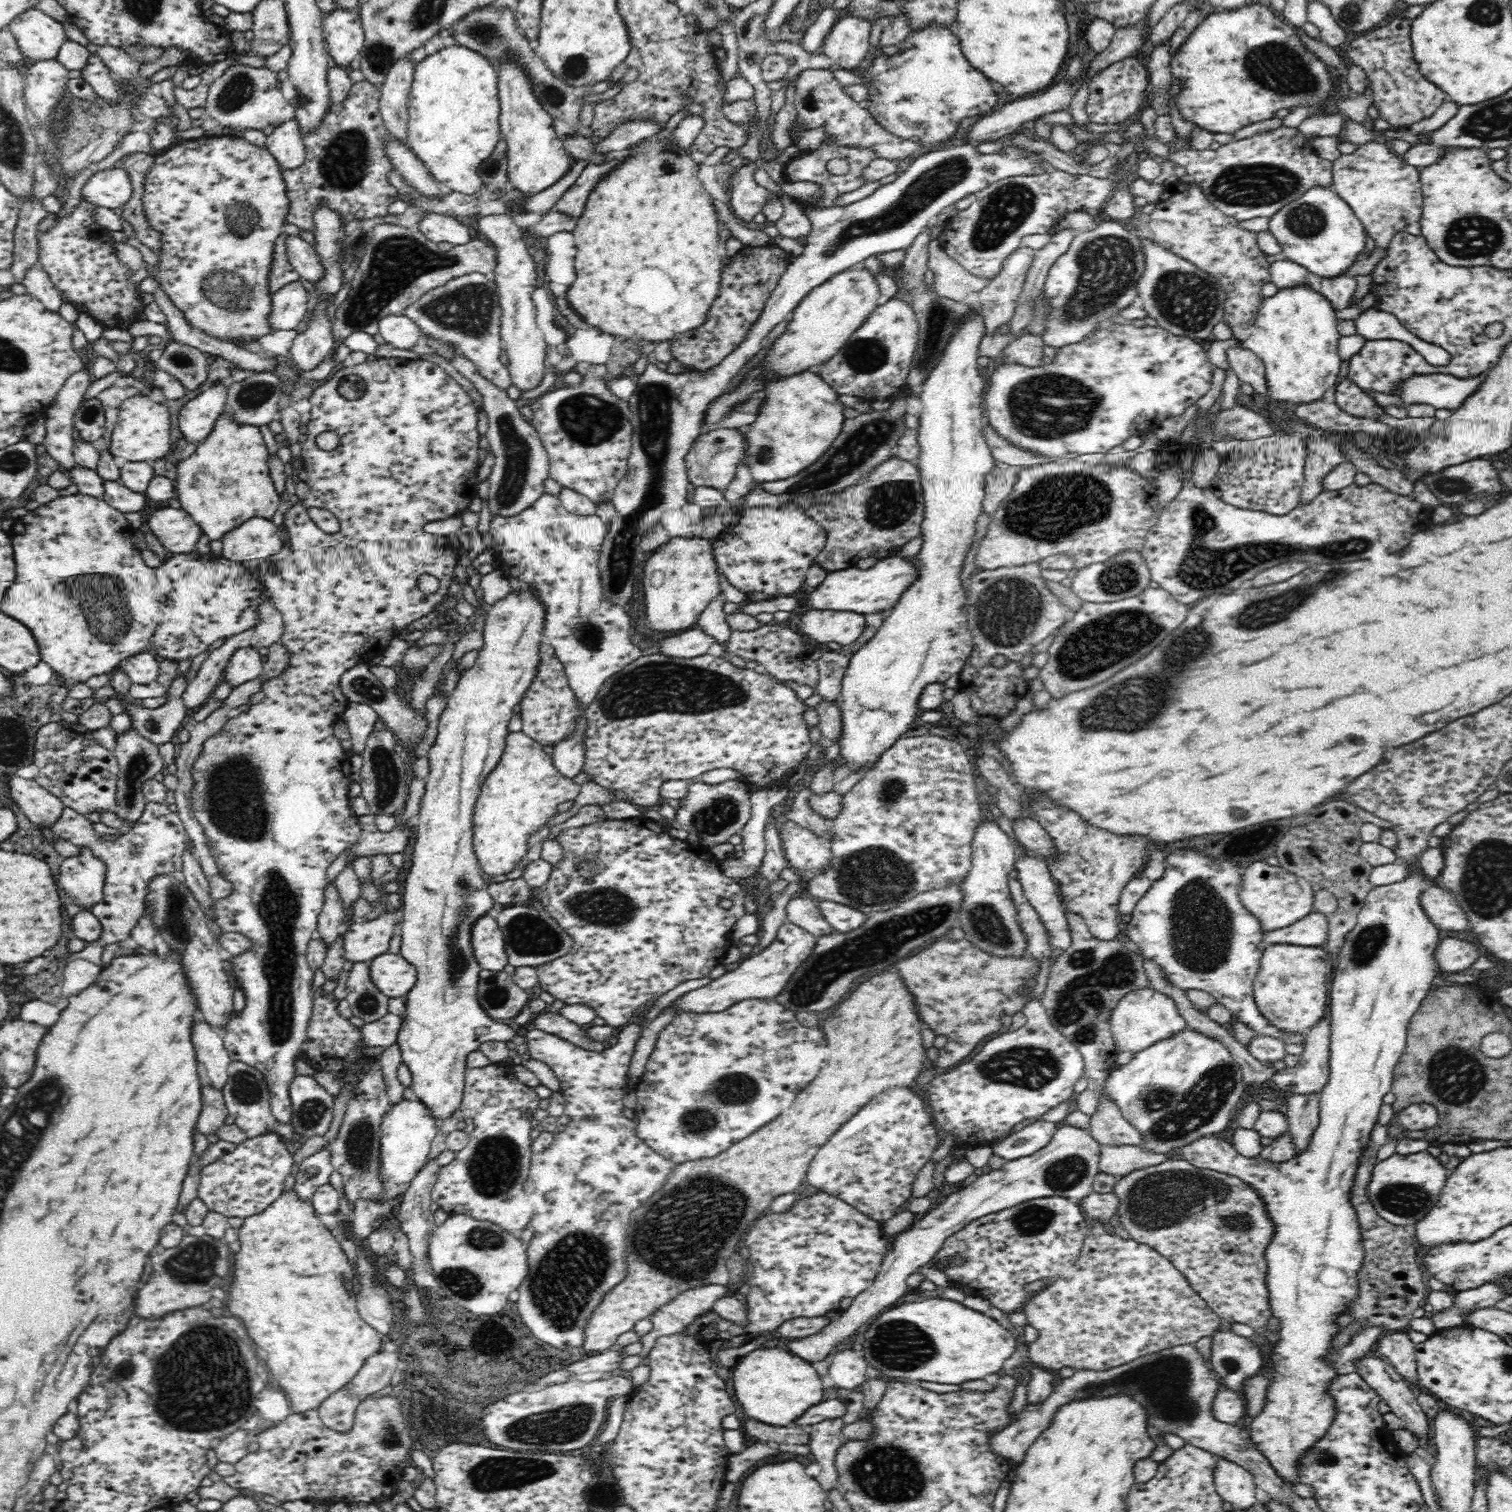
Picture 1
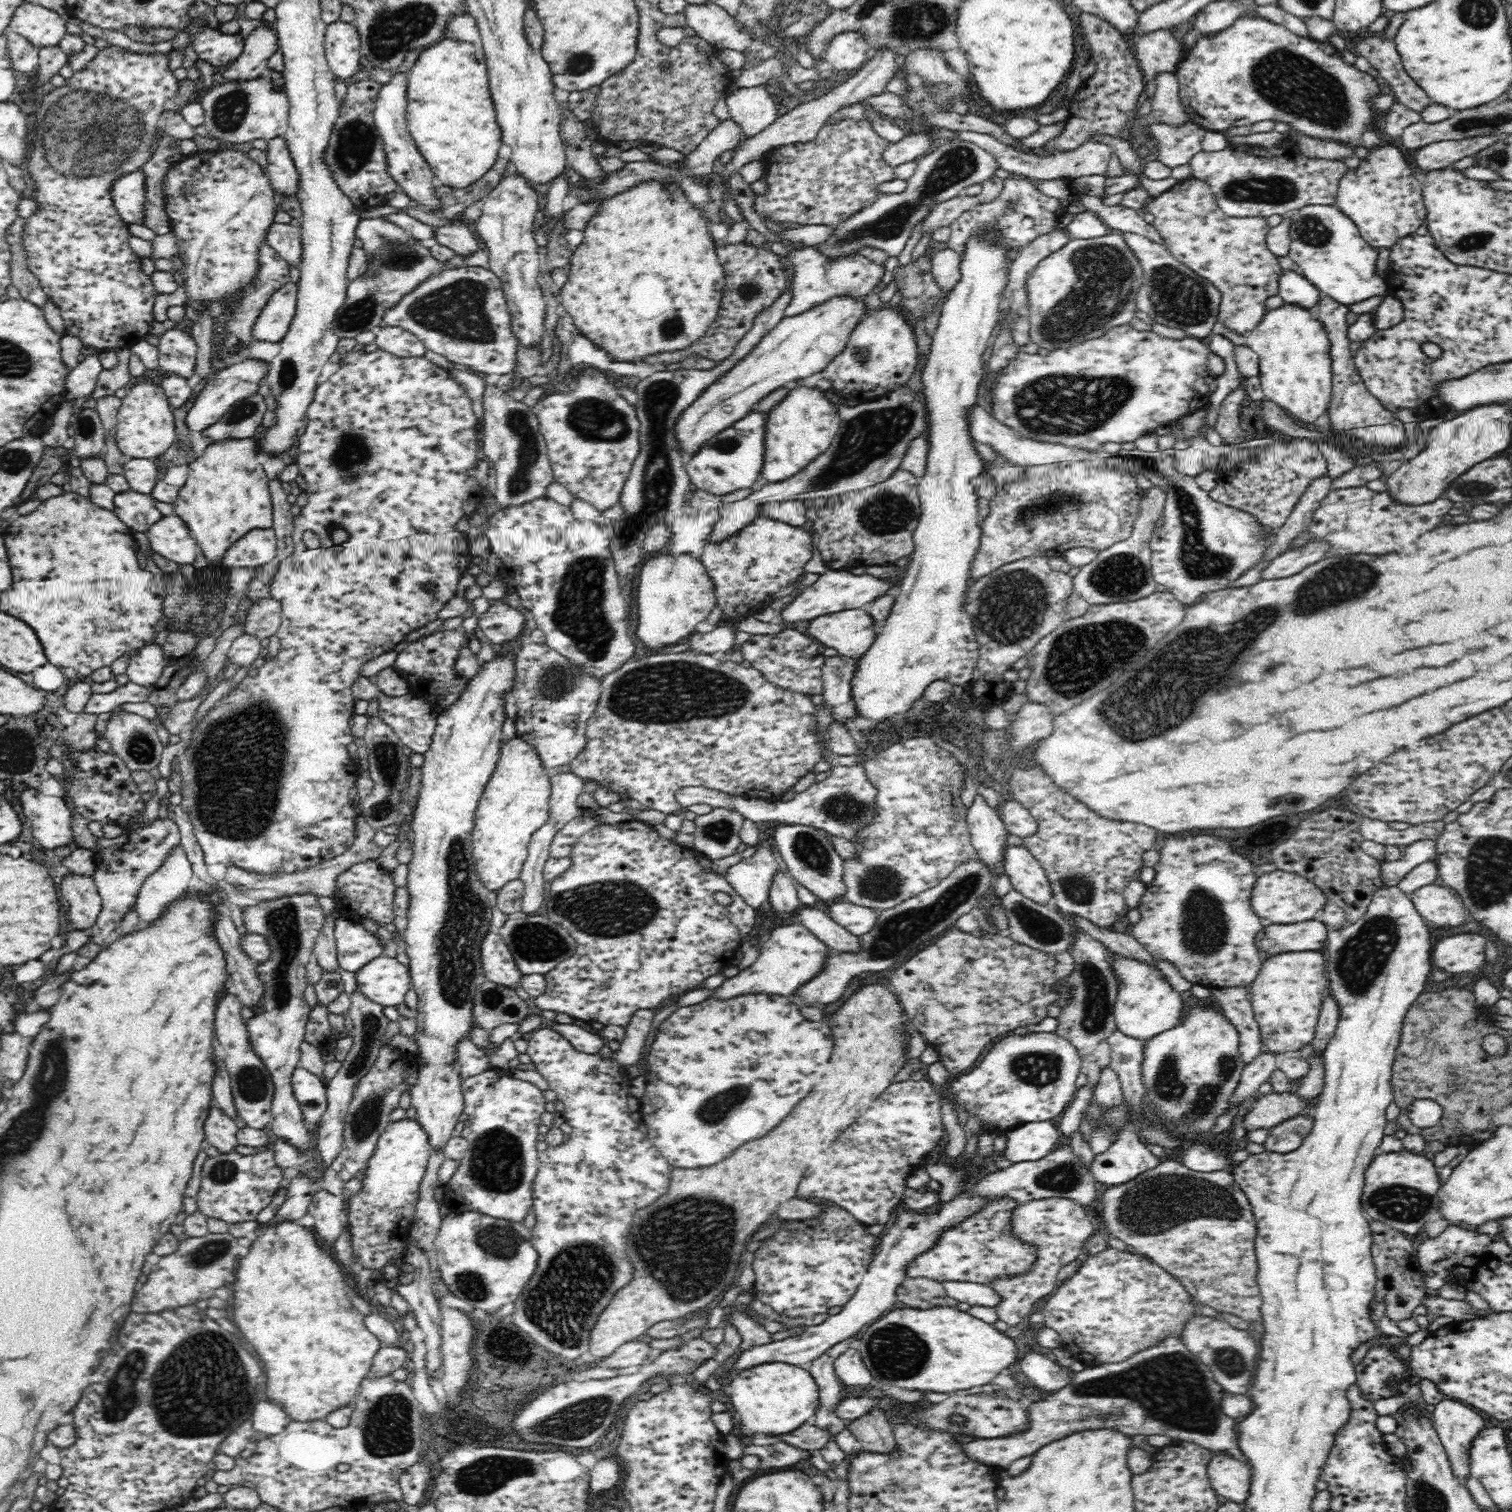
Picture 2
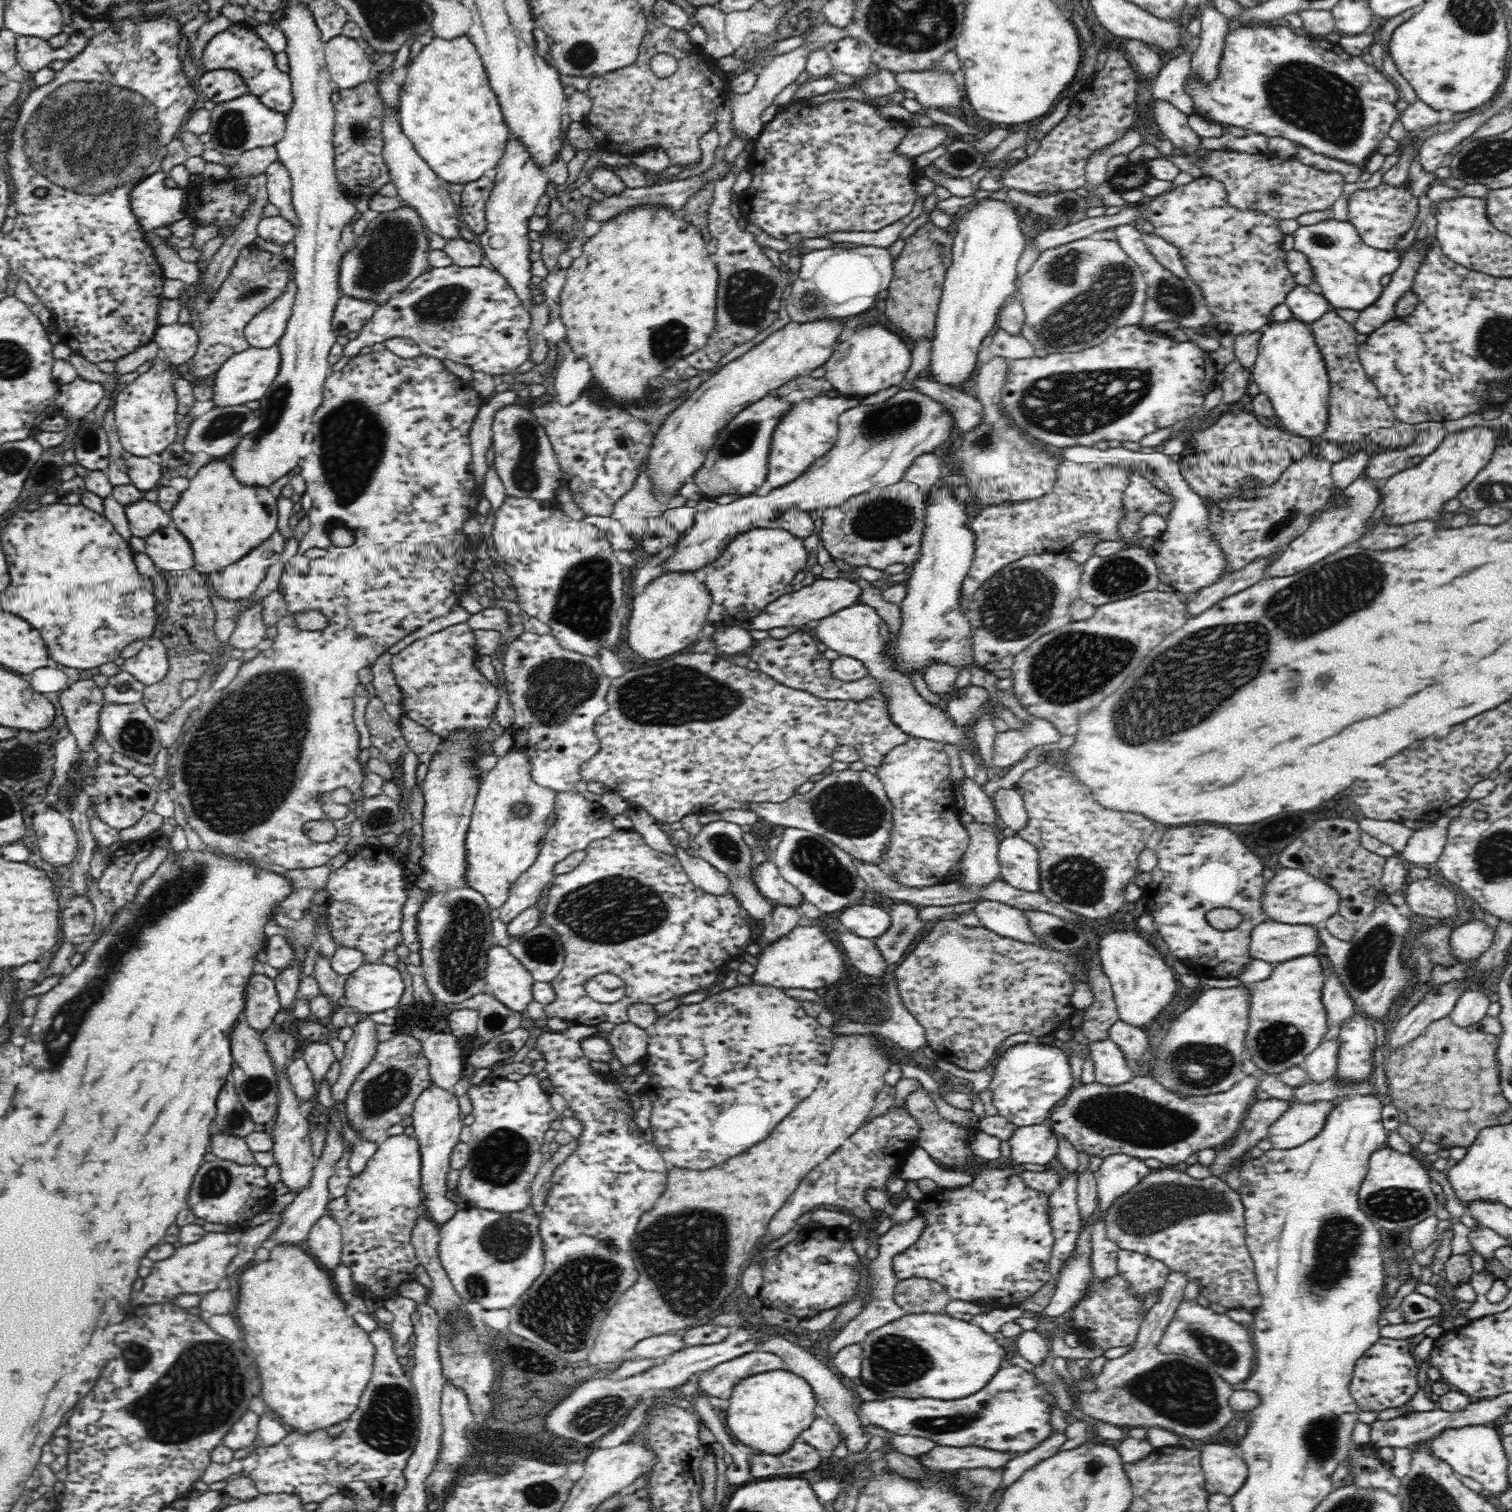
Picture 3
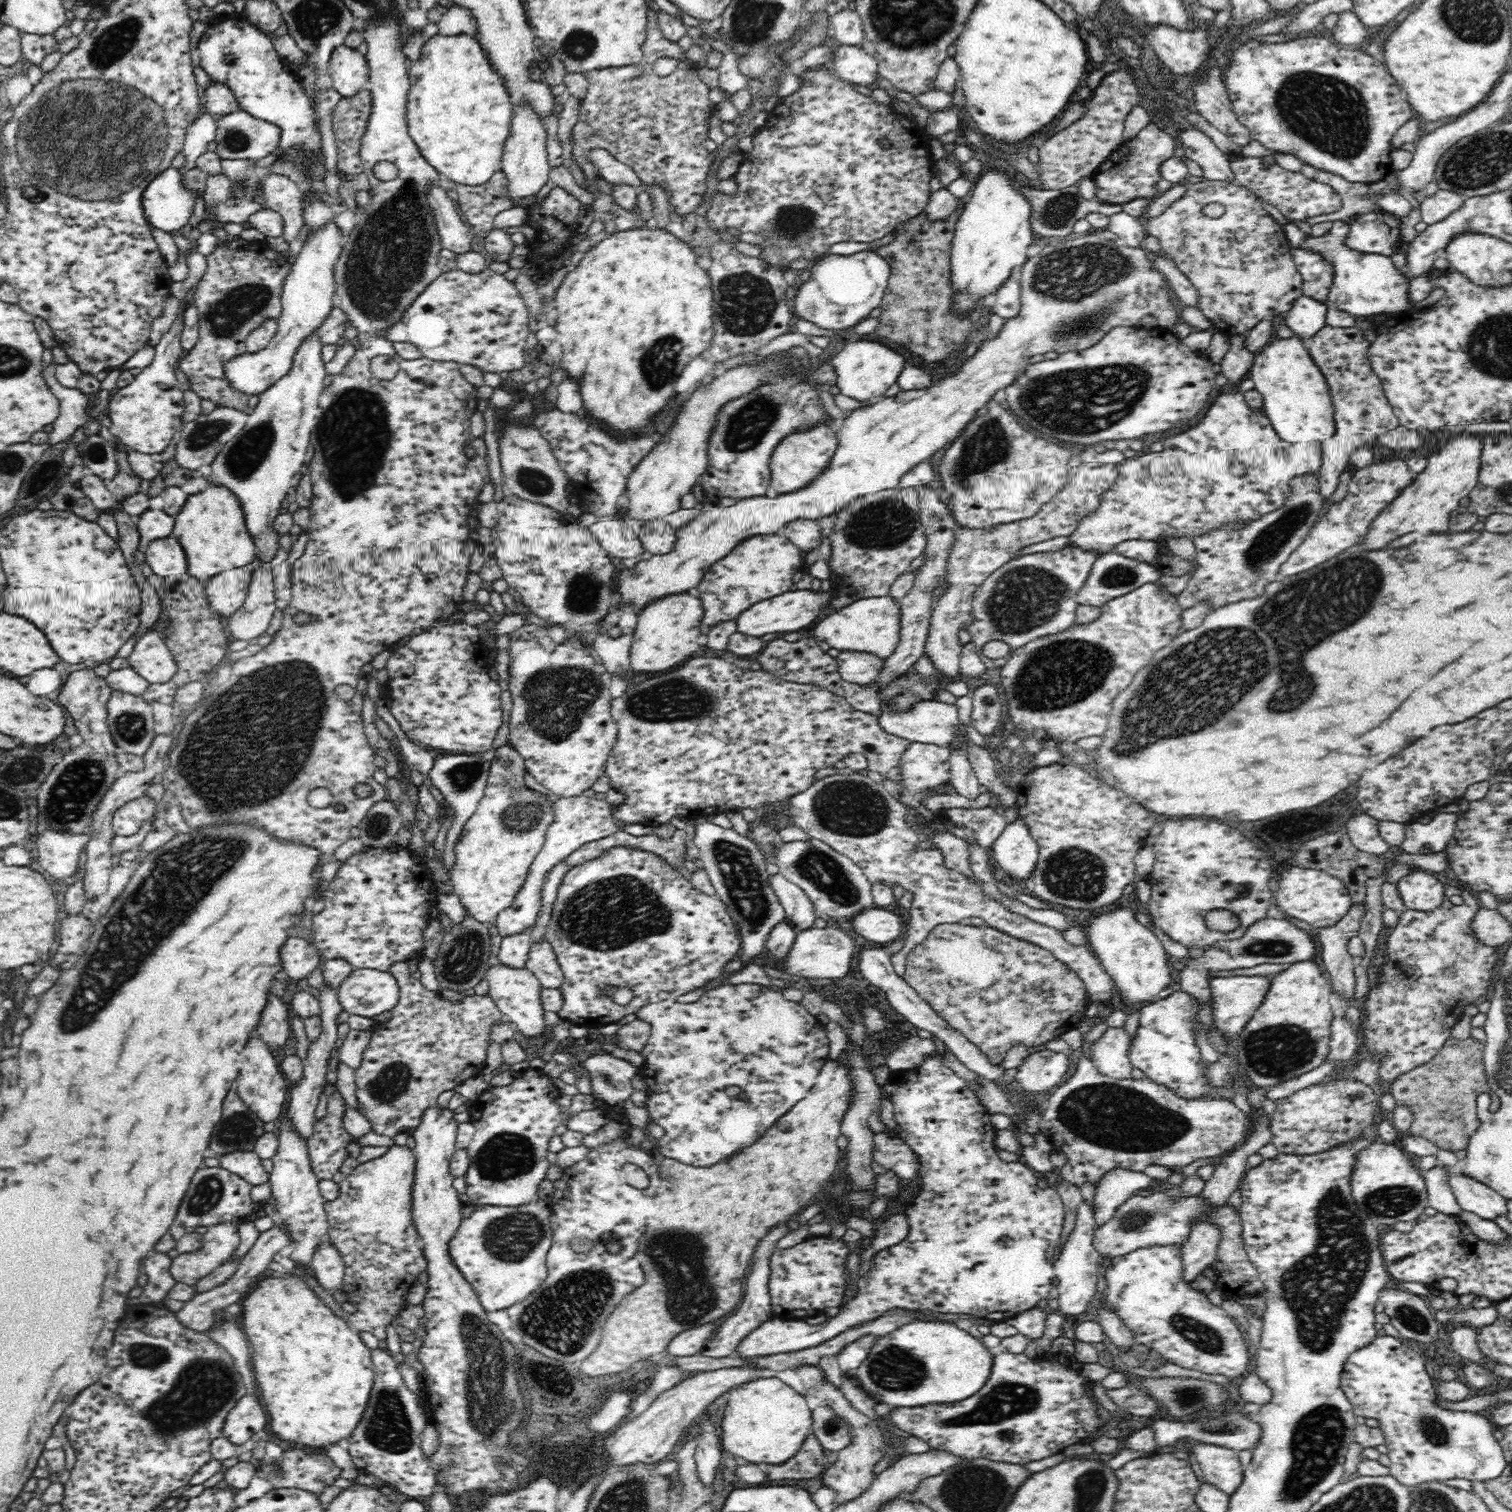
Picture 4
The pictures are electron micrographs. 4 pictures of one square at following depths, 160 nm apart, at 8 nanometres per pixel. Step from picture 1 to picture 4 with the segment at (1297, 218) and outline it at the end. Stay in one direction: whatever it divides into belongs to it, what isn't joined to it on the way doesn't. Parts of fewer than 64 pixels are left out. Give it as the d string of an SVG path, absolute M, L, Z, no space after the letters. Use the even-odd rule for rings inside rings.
M1336 221L1332 229L1326 232L1323 236L1314 237L1311 234L1305 234L1292 223L1283 226L1283 232L1286 234L1286 239L1292 249L1310 249L1314 253L1320 254L1332 266L1333 278L1332 286L1330 286L1328 294L1328 303L1336 309L1343 310L1353 317L1366 316L1370 317L1374 314L1382 314L1382 312L1390 312L1390 314L1402 315L1408 310L1408 286L1405 278L1403 278L1402 270L1398 270L1392 262L1392 254L1383 256L1382 254L1369 254L1352 250L1346 242L1348 242L1349 223L1346 221Z

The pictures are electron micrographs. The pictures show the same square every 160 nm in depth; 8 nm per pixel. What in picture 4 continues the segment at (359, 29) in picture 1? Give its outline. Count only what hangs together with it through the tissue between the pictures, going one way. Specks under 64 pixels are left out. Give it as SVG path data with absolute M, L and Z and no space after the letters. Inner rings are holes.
M342 44L332 50L328 73L332 86L343 97L354 96L356 91L368 88L369 72L366 57L358 49Z

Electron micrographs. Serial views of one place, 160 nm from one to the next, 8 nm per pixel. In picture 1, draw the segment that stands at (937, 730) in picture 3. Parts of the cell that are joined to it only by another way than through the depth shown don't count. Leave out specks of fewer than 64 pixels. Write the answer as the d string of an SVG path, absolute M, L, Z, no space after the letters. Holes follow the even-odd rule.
M809 608L800 616L799 630L812 643L825 646L829 642L838 642L841 646L852 644L864 630L864 615L852 611L816 610Z

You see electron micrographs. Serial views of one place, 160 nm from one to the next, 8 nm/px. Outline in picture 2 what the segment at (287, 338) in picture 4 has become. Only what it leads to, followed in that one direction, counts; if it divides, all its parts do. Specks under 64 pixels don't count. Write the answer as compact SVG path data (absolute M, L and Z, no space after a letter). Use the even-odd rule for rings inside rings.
M255 359L238 360L213 374L213 378L205 384L205 387L194 398L192 407L187 411L185 422L189 430L205 431L215 425L223 414L228 412L232 404L246 398L248 394L258 390L258 384L262 383L269 369L268 363Z

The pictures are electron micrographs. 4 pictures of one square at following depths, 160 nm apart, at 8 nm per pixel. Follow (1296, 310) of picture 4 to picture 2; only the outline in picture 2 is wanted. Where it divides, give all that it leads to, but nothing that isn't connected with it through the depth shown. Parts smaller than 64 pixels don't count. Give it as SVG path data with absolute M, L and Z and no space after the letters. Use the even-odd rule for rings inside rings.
M1283 270L1278 281L1278 292L1284 302L1310 309L1315 309L1322 296L1321 290L1304 278L1304 275L1290 270Z

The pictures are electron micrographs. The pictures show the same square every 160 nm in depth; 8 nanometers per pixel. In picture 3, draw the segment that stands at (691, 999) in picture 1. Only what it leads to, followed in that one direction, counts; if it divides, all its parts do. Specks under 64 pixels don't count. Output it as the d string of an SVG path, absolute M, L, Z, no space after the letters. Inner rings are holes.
M796 926L789 934L778 936L762 951L756 951L758 964L748 976L750 985L773 986L783 991L788 988L820 989L830 986L849 969L846 957L840 947L832 941L827 932L818 927Z

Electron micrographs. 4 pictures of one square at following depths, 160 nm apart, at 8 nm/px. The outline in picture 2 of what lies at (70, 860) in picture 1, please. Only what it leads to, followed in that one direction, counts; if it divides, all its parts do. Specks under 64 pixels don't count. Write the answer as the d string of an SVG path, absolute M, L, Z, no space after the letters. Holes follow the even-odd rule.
M70 871L61 880L62 894L68 902L68 920L74 928L90 929L96 922L102 908L101 896L97 891L93 876L89 874L74 874Z

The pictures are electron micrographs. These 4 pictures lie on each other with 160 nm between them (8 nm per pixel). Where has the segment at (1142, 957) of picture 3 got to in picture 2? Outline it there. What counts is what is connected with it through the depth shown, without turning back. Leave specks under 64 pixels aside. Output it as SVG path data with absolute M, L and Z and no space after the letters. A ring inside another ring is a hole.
M1117 955L1118 960L1114 962L1113 971L1120 979L1117 999L1113 1006L1113 1017L1115 1025L1120 1032L1128 1037L1140 1039L1140 1041L1149 1041L1157 1034L1170 1030L1178 1026L1182 1020L1182 996L1164 977L1160 971L1152 965L1141 964L1136 960Z

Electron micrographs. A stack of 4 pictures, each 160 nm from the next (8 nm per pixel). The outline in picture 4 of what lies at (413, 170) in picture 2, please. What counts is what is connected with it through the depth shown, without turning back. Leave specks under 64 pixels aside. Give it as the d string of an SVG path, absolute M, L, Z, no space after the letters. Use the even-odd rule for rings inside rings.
M432 182L426 190L441 246L455 254L472 250L471 243L476 238L471 228L462 221L456 204L440 184Z

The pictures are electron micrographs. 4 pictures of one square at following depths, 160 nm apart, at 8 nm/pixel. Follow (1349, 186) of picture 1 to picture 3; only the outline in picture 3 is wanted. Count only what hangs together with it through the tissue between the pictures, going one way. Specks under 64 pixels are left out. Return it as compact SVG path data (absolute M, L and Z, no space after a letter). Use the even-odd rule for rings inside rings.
M1410 180L1400 186L1380 182L1373 188L1354 191L1348 198L1348 222L1356 227L1368 247L1389 250L1411 230L1419 218L1419 198L1410 193Z

